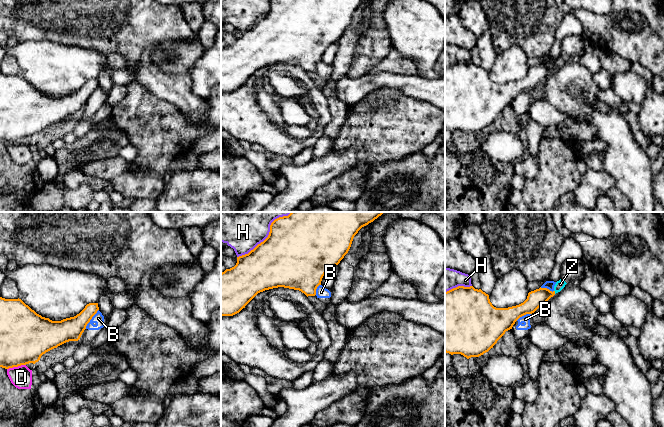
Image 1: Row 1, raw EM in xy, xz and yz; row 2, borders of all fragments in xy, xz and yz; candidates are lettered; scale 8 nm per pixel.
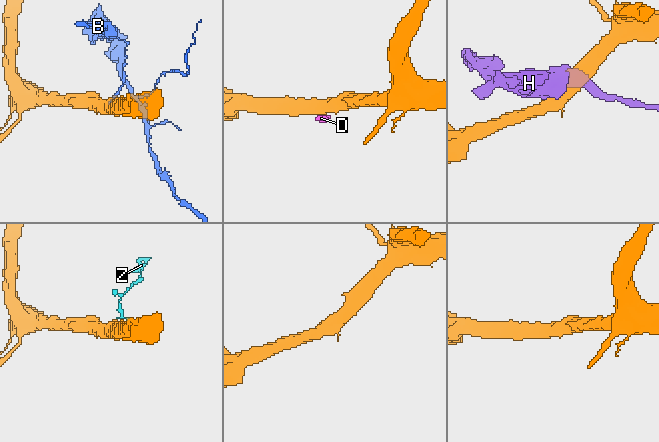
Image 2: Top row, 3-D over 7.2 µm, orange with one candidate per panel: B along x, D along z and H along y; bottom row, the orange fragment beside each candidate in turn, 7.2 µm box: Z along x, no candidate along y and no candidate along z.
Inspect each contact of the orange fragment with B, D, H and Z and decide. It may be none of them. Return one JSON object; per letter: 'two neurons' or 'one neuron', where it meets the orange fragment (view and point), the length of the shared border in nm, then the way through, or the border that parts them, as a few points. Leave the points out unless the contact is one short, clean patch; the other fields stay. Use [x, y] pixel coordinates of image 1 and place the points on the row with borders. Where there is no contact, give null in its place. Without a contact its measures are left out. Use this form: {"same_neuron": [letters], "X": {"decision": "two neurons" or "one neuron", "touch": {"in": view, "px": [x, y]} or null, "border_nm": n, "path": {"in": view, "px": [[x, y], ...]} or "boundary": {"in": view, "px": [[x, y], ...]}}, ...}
{"same_neuron": ["Z"], "B": {"decision": "two neurons", "touch": {"in": "xy", "px": [91, 318]}, "border_nm": 190, "boundary": {"in": "xy", "px": [[98, 309], [85, 328]]}}, "D": {"decision": "two neurons", "touch": {"in": "xy", "px": [16, 366]}, "border_nm": 160, "boundary": {"in": "xy", "px": [[25, 364], [7, 369]]}}, "H": {"decision": "two neurons", "touch": {"in": "xz", "px": [268, 235]}, "border_nm": 550}, "Z": {"decision": "one neuron", "touch": {"in": "yz", "px": [554, 292]}, "border_nm": 30, "path": {"in": "yz", "px": [[538, 298], [554, 292], [560, 284]]}}}

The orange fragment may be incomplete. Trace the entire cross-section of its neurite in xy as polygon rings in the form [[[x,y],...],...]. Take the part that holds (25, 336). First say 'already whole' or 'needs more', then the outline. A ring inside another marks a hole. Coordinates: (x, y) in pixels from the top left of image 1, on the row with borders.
already whole; [[[0,297],[0,367],[9,369],[35,364],[46,352],[66,342],[78,341],[98,310],[98,303],[89,303],[74,317],[52,321],[37,314],[19,298]]]

